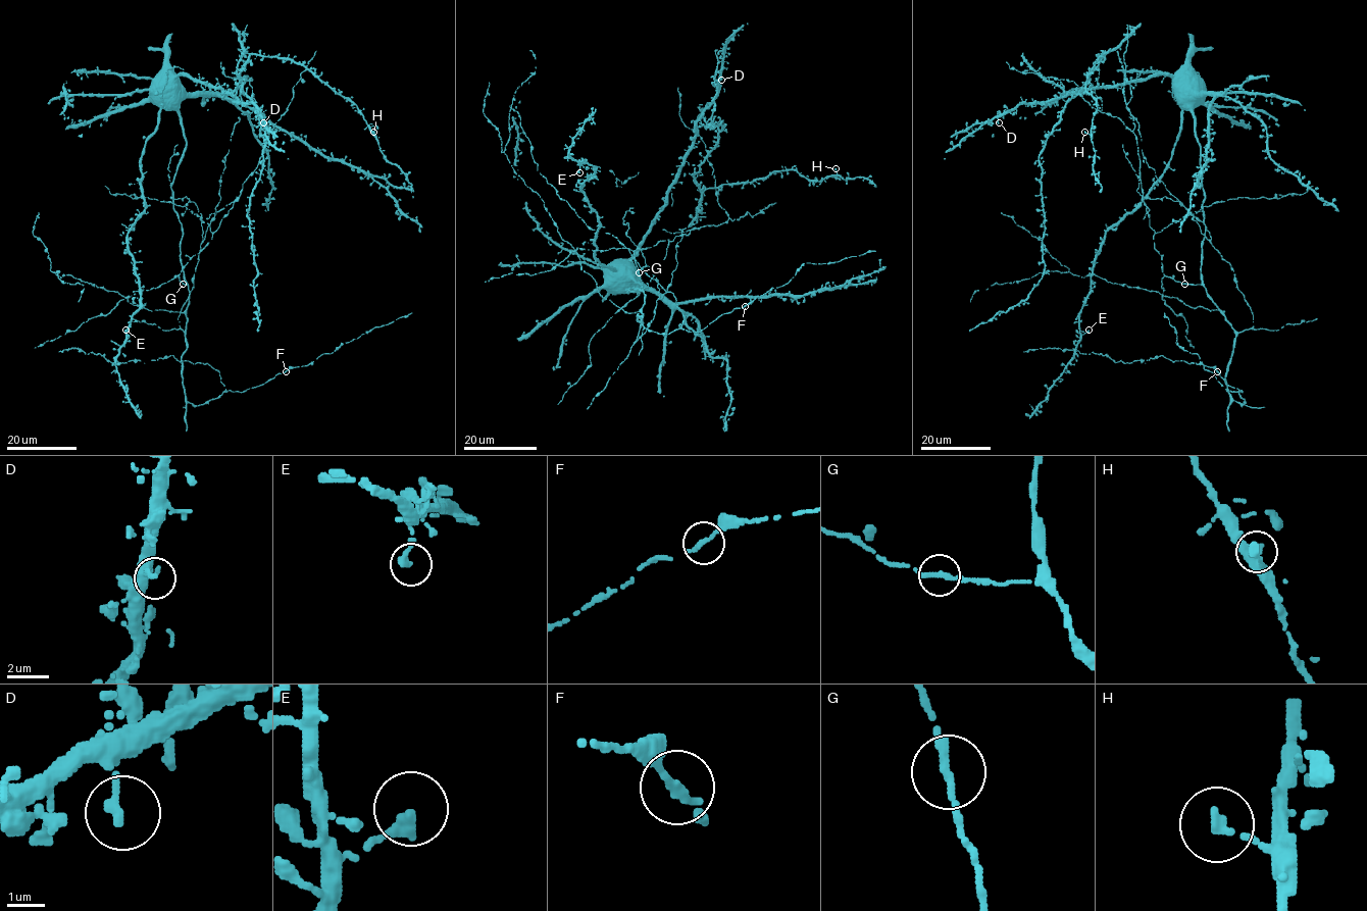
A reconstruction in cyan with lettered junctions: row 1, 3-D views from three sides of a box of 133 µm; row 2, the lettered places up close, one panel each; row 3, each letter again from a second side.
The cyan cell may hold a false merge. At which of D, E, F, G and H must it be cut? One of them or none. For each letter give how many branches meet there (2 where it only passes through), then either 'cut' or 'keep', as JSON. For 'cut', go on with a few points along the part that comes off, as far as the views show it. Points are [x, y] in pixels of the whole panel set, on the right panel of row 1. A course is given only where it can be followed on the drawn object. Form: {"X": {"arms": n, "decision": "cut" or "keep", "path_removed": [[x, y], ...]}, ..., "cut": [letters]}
{"D": {"arms": 1, "decision": "keep"}, "E": {"arms": 1, "decision": "keep"}, "F": {"arms": 1, "decision": "keep"}, "G": {"arms": 1, "decision": "keep"}, "H": {"arms": 1, "decision": "keep"}, "cut": []}

